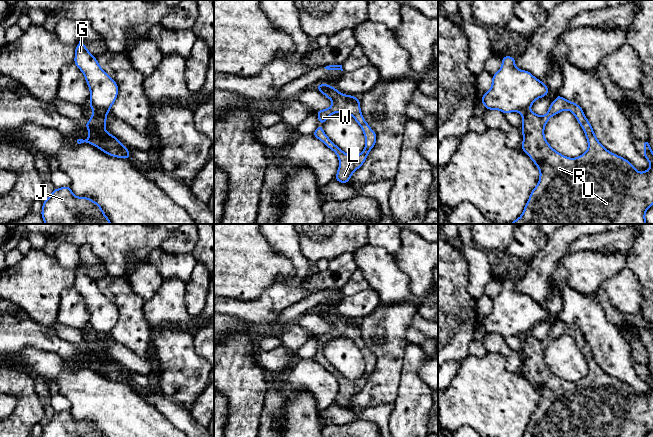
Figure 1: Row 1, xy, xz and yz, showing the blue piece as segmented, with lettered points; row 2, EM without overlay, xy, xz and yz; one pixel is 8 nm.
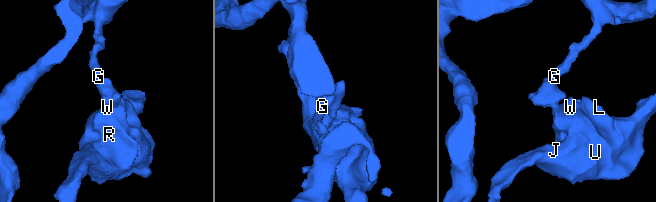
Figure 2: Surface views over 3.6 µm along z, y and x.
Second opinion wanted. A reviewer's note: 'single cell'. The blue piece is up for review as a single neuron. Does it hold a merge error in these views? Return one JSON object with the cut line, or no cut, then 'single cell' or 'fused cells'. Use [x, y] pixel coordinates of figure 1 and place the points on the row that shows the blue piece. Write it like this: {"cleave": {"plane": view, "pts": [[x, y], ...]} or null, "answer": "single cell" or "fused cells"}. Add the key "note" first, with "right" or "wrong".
{"note": "wrong", "cleave": {"plane": "xy", "pts": [[93, 110], [106, 113]]}, "answer": "fused cells"}

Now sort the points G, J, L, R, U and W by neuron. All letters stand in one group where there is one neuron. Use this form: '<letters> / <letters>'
G / J L R U W

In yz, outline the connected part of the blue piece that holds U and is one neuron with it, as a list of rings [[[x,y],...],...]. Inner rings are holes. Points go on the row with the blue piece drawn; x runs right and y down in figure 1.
[[[559,94],[546,115],[537,115],[530,109],[523,112],[522,125],[521,149],[538,167],[540,178],[523,214],[509,224],[646,224],[645,213],[653,206],[653,152],[648,140],[643,141],[643,156],[651,166],[640,173],[628,160],[609,152],[597,140],[582,108]],[[563,110],[575,115],[588,141],[588,150],[578,158],[568,158],[558,153],[544,136],[548,120]]]

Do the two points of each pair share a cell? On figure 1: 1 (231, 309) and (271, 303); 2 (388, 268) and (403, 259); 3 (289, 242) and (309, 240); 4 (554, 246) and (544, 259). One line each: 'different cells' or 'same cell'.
1: same cell
2: different cells
3: different cells
4: same cell

